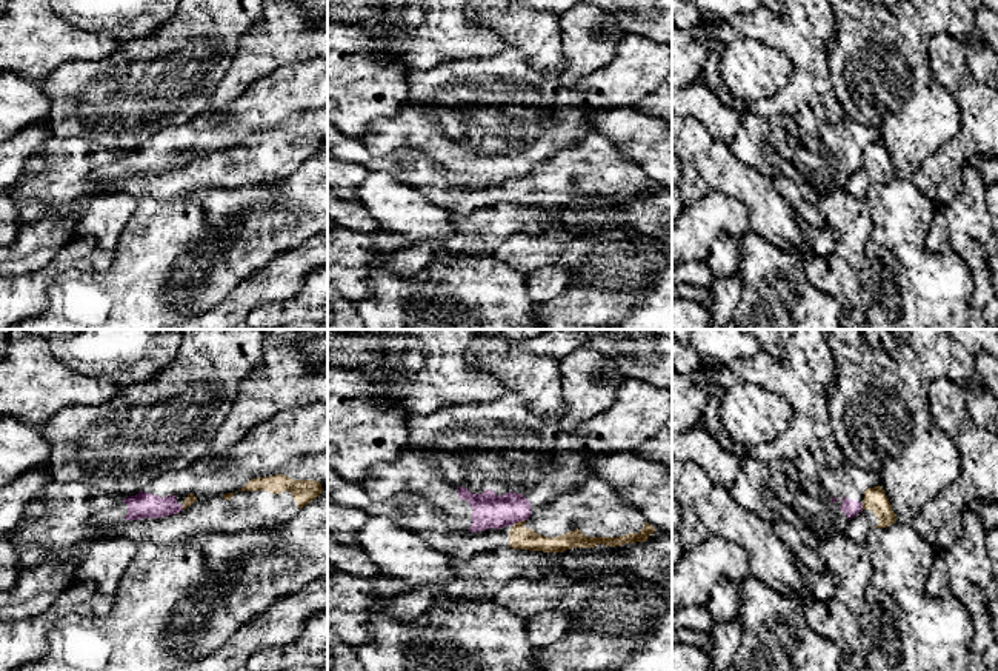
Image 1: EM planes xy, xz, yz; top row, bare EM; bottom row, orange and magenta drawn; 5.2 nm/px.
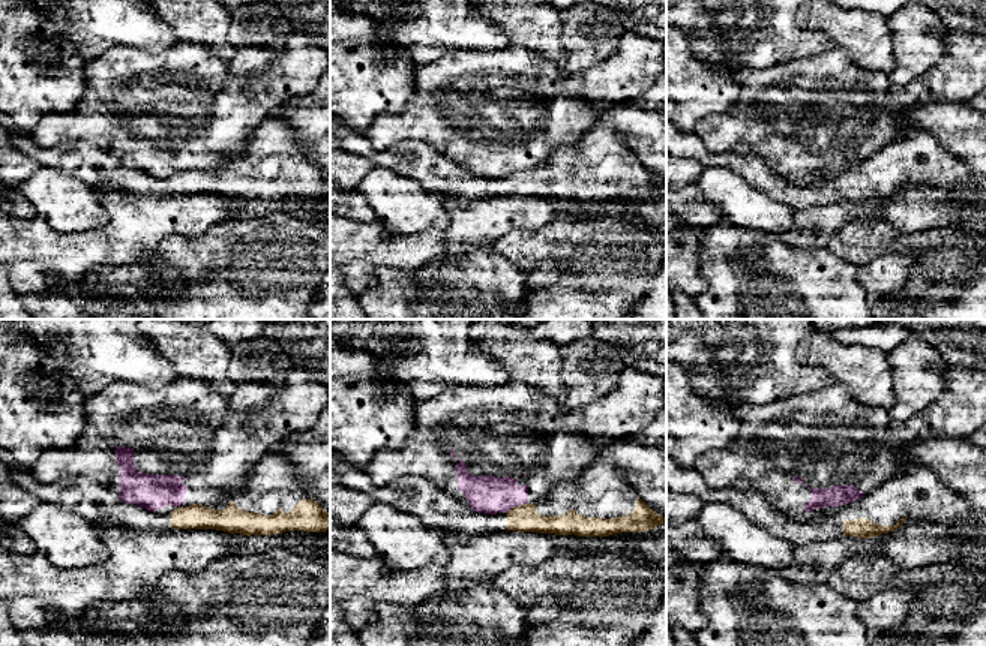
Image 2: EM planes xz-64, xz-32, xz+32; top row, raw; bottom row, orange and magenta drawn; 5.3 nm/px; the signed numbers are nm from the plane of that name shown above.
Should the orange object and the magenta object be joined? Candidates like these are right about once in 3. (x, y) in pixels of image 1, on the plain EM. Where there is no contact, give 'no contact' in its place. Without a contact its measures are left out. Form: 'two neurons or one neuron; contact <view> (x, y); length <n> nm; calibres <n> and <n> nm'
two neurons; contact xz (518, 177); length 80 nm; calibres 120 and 180 nm

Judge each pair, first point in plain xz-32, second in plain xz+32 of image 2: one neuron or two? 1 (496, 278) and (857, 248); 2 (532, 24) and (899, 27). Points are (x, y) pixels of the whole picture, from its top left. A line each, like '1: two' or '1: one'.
1: two
2: two

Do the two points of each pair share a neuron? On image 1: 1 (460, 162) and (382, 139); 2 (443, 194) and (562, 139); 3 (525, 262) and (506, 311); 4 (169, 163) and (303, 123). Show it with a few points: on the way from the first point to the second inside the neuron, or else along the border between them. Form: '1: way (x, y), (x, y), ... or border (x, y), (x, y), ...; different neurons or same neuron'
1: way (440, 142), (431, 133), (402, 133); same neuron
2: border (569, 146), (555, 151), (537, 165); different neurons
3: border (494, 256), (526, 276); different neurons
4: way (197, 134), (229, 128), (243, 117), (268, 117); same neuron

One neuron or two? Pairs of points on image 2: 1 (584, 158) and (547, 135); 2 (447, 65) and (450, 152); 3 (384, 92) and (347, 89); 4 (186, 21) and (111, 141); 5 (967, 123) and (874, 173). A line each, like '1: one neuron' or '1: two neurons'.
1: two neurons
2: one neuron
3: one neuron
4: two neurons
5: two neurons

